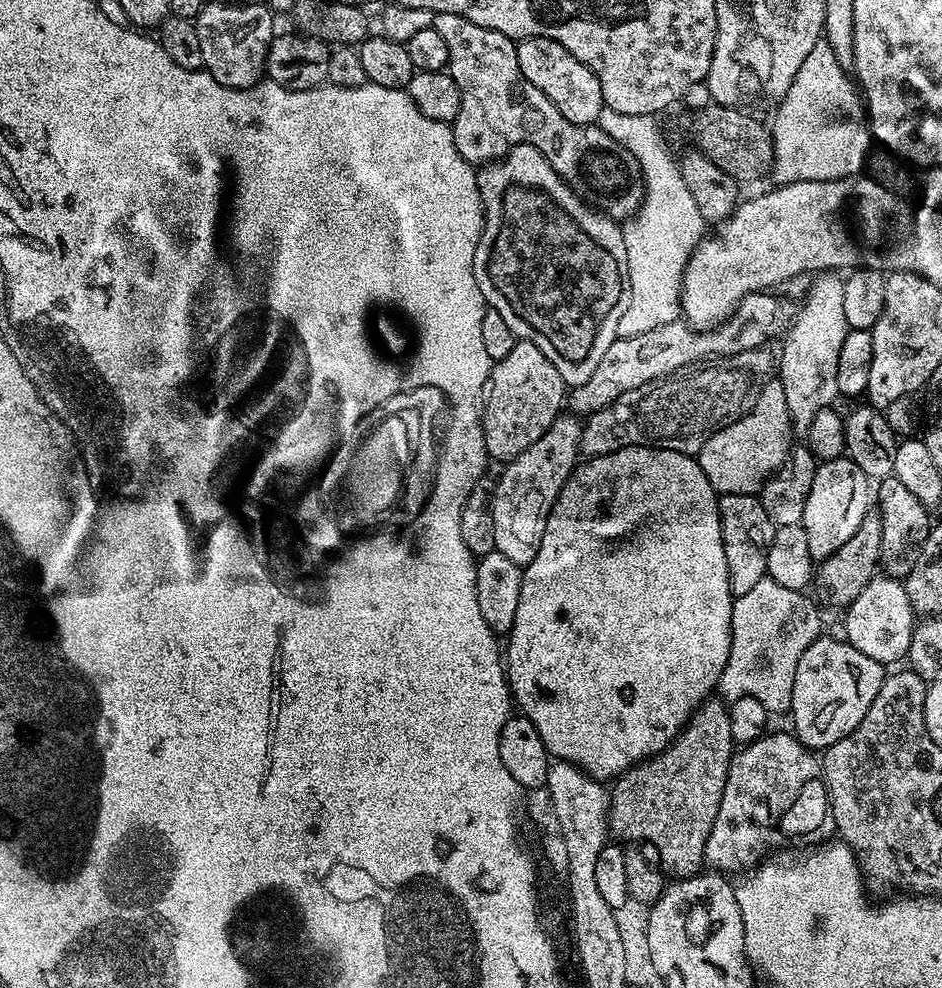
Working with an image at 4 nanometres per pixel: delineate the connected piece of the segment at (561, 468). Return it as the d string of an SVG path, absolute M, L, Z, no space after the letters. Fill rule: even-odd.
M561 414L552 423L550 430L546 430L546 434L534 442L534 446L526 446L522 454L503 465L504 473L500 481L495 481L492 494L494 546L497 552L506 554L510 562L521 566L534 562L538 546L542 546L542 534L546 534L550 510L581 459L580 439L583 429L579 415Z

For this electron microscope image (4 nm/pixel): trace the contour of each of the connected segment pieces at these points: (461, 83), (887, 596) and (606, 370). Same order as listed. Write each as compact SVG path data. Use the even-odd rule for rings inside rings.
M435 14L431 28L436 30L442 36L443 41L446 42L446 47L449 50L446 71L452 75L460 91L458 114L450 122L450 127L452 129L452 141L458 150L458 154L462 154L462 158L466 158L469 164L473 166L483 166L491 161L499 160L501 156L505 156L517 144L529 144L545 156L550 162L550 166L554 166L556 173L570 185L585 204L591 204L597 212L602 212L605 216L609 216L610 219L617 222L627 222L635 216L641 202L644 200L644 179L634 154L630 154L630 150L626 150L626 146L618 146L618 142L614 142L614 138L610 138L610 134L606 134L606 130L602 130L599 123L575 124L569 122L566 118L562 118L562 114L558 114L558 106L554 106L554 102L550 102L550 98L546 98L546 94L542 94L542 90L538 90L538 86L534 86L534 82L526 82L526 74L522 74L522 66L518 66L517 41L511 40L506 34L498 34L498 30L486 30L486 26L478 26L478 22L470 22L470 18L462 18L462 14Z
M887 574L873 576L854 602L848 605L844 615L845 639L862 654L885 666L897 665L894 663L901 663L907 657L916 625L916 613L901 579Z
M771 291L755 292L742 298L733 312L715 328L699 330L690 327L683 319L678 319L634 338L617 338L610 350L606 350L602 362L598 362L598 370L594 370L594 374L590 374L590 378L586 378L582 386L567 393L567 407L576 414L591 414L610 406L618 398L622 398L622 394L630 394L630 390L638 390L638 386L646 386L688 368L699 360L711 360L714 356L742 354L742 350L764 348L767 340L772 340L775 336L776 339L783 337L798 311L795 303L792 305L788 300L779 300L772 295L776 294Z

